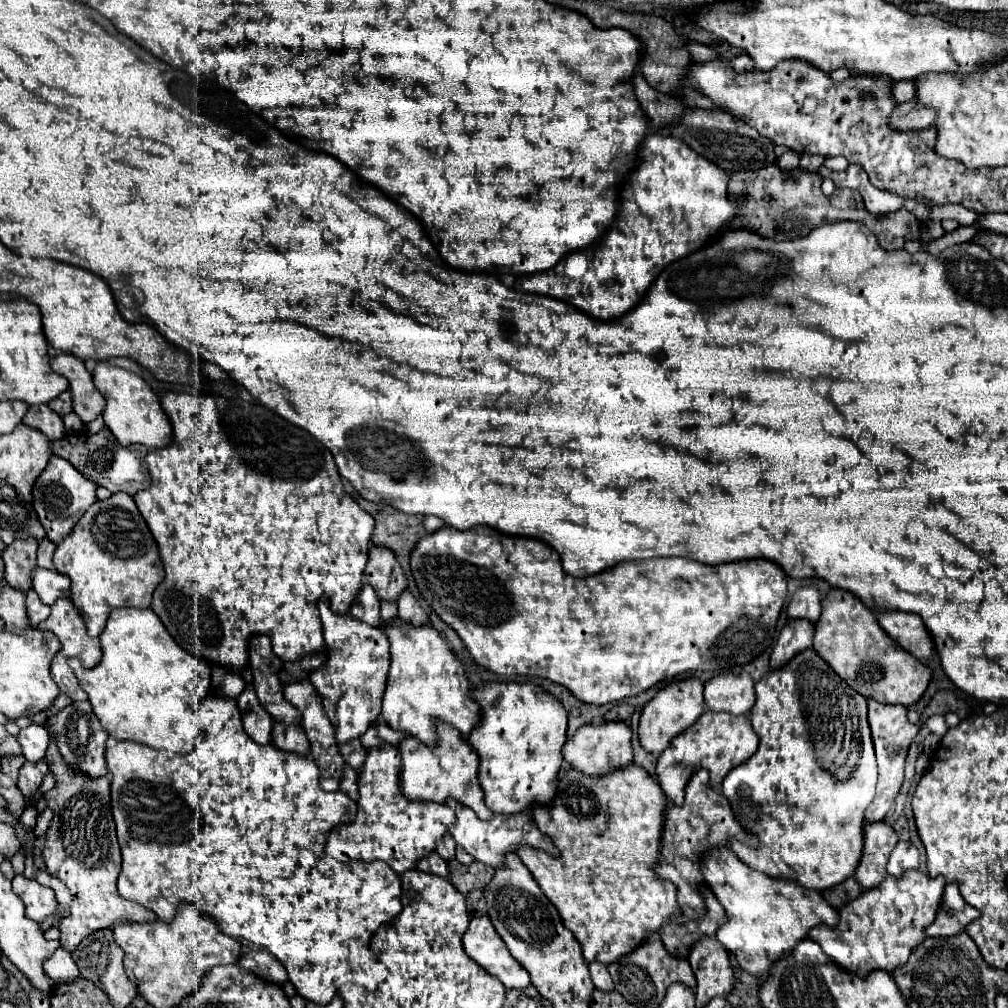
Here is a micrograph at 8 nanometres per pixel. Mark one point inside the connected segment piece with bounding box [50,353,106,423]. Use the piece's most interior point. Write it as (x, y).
(88, 402)

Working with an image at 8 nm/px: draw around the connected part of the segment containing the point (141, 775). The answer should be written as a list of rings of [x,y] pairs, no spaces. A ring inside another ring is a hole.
[[[208,695],[204,701],[200,701],[198,727],[200,727],[200,739],[198,739],[194,751],[190,751],[186,755],[178,755],[178,753],[172,753],[166,749],[154,749],[154,747],[134,743],[134,741],[116,741],[106,749],[106,763],[110,761],[108,769],[112,773],[112,817],[116,823],[118,841],[120,841],[120,849],[122,849],[122,871],[118,877],[118,893],[126,899],[138,901],[140,905],[152,909],[166,923],[170,923],[174,919],[176,907],[180,901],[196,903],[202,913],[210,915],[212,919],[218,919],[218,925],[226,935],[234,937],[242,943],[256,945],[256,947],[270,951],[286,967],[288,977],[290,977],[292,985],[296,987],[296,993],[318,1005],[328,1005],[338,989],[337,995],[340,996],[340,989],[376,987],[376,973],[374,973],[376,961],[368,951],[370,939],[382,923],[392,921],[402,911],[400,875],[394,873],[390,869],[390,865],[386,865],[386,863],[376,863],[376,871],[356,871],[350,865],[334,861],[332,857],[324,857],[326,833],[330,833],[330,829],[334,829],[334,825],[354,819],[356,801],[352,801],[347,794],[340,793],[340,791],[326,793],[320,787],[318,765],[310,757],[280,751],[270,743],[260,745],[260,743],[252,741],[242,727],[242,717],[240,717],[236,699],[230,699],[224,695]]]

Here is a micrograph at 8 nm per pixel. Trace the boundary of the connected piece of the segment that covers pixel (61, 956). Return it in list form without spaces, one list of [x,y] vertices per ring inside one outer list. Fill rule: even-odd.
[[[56,949],[44,961],[44,973],[56,983],[66,983],[66,981],[72,981],[72,979],[76,979],[80,975],[72,955],[68,951],[64,951],[64,949]]]

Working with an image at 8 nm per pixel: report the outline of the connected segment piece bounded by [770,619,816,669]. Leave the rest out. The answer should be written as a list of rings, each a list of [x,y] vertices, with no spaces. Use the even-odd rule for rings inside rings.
[[[788,619],[784,629],[780,631],[780,637],[776,641],[776,647],[770,657],[772,669],[778,665],[784,665],[784,661],[790,661],[794,653],[800,653],[802,649],[812,647],[816,623],[806,619]]]

